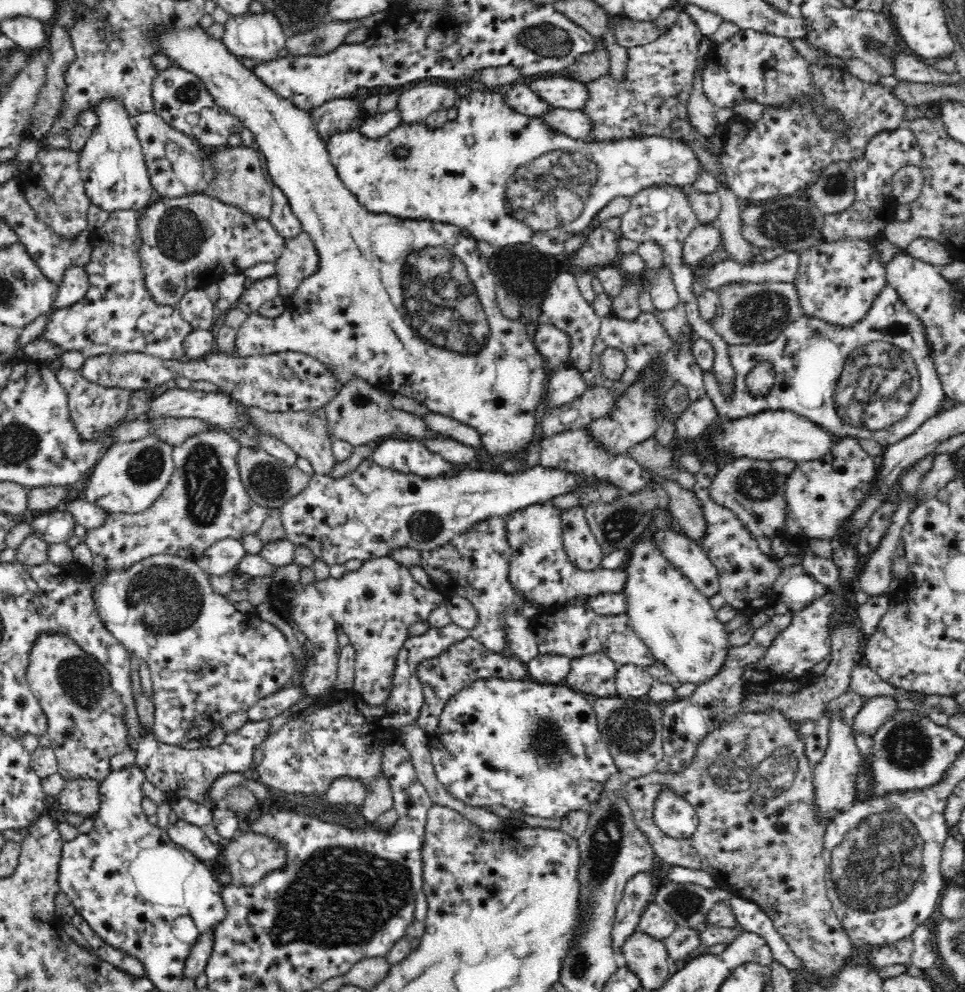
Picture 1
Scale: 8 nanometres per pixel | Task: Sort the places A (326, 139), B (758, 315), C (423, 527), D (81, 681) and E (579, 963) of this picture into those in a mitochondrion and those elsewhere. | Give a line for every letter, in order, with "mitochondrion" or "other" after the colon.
A: other
B: mitochondrion
C: mitochondrion
D: mitochondrion
E: mitochondrion

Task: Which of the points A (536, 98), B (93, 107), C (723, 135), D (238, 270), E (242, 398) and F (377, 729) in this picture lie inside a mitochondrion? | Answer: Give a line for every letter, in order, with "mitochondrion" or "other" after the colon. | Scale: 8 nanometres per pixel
A: other
B: other
C: other
D: other
E: other
F: other

